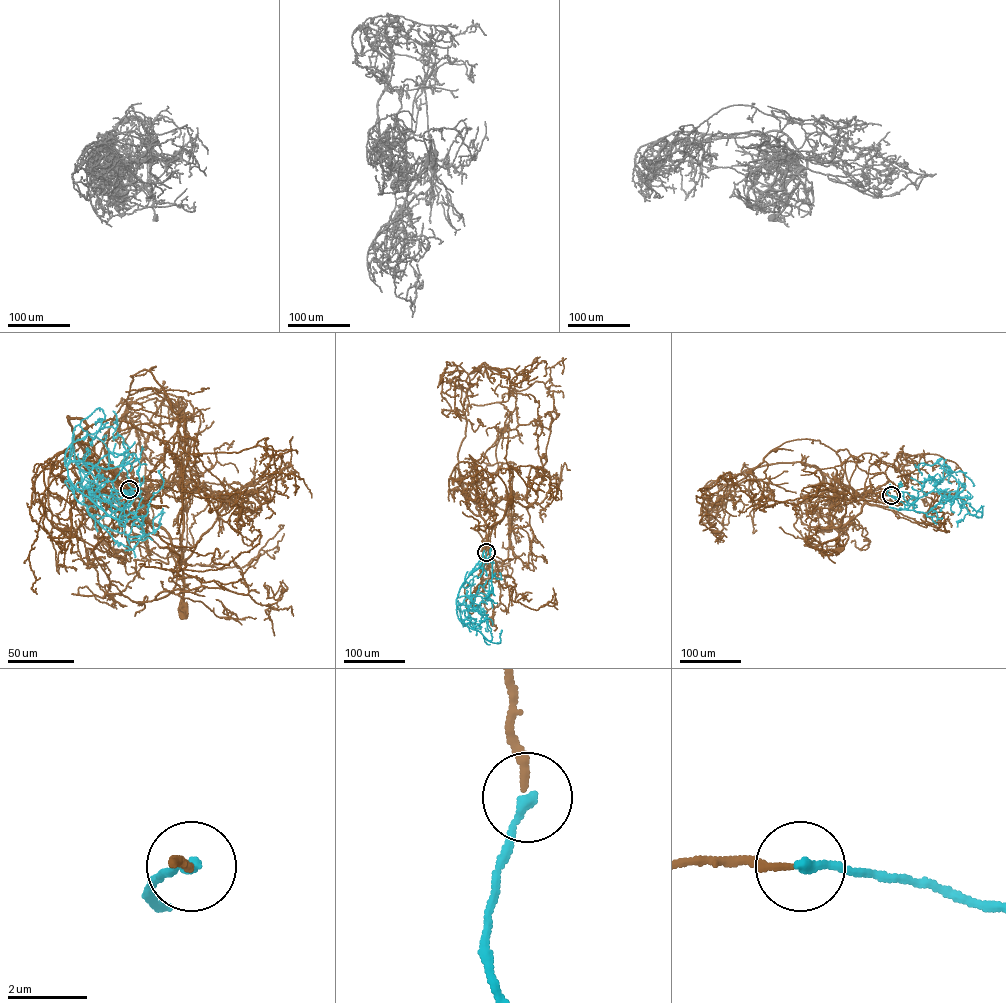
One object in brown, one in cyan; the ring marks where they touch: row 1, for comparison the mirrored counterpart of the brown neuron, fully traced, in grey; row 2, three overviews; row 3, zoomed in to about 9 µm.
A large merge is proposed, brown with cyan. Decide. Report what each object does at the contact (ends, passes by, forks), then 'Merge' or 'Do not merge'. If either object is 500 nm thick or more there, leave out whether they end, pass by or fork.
At the ring brown ends. At the ring cyan ends. Merge

